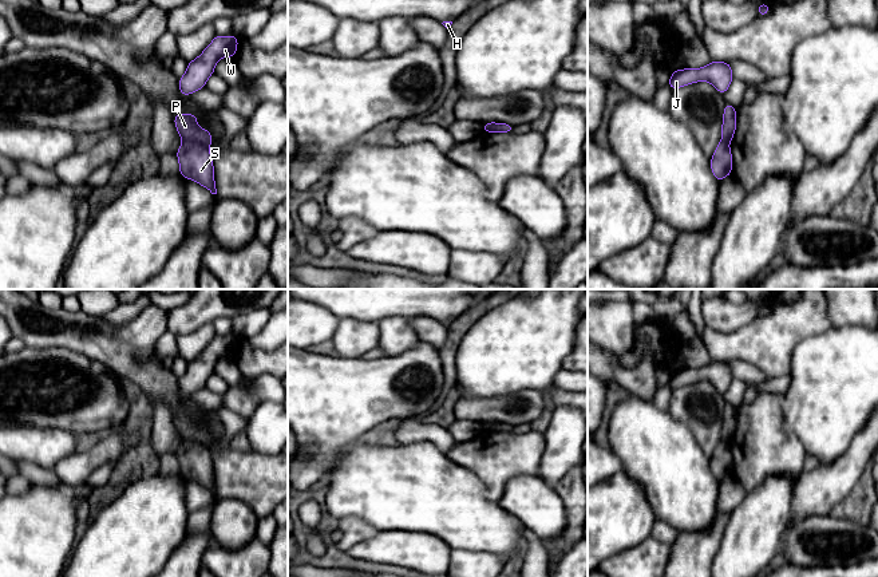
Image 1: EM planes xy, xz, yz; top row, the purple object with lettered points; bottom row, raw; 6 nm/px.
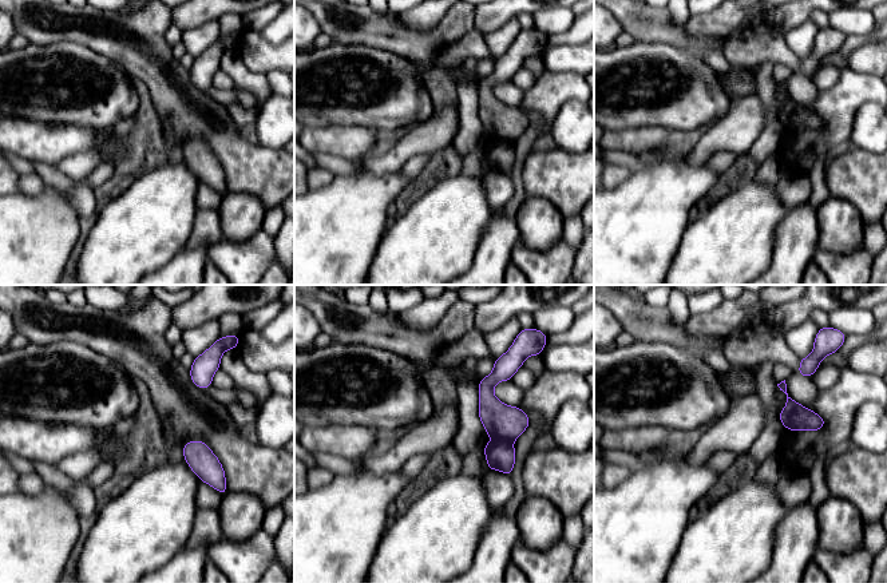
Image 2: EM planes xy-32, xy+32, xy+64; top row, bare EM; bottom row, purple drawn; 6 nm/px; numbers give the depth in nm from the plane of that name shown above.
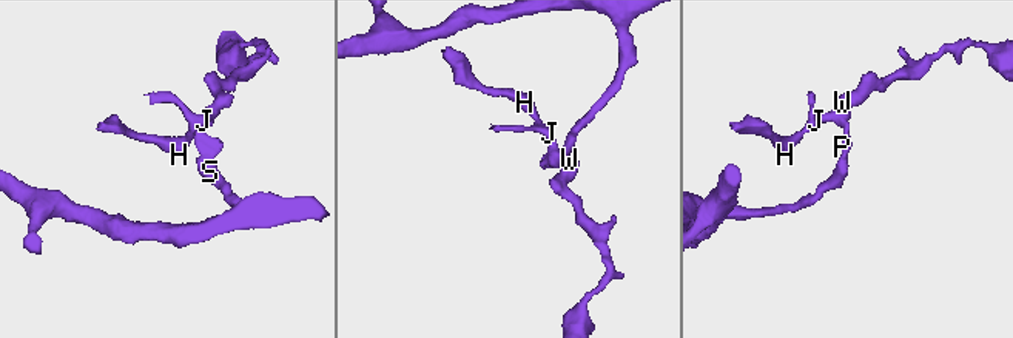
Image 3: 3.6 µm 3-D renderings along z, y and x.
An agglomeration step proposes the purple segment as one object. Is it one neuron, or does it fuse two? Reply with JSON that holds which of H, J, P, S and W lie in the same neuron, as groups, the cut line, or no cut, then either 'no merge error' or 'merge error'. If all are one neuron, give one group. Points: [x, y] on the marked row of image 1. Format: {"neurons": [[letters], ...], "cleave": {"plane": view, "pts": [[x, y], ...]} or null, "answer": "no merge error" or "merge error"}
{"neurons": [["H", "J", "P", "W"], ["S"]], "cleave": {"plane": "xy", "pts": [[182, 141], [193, 141], [206, 146]]}, "answer": "merge error"}

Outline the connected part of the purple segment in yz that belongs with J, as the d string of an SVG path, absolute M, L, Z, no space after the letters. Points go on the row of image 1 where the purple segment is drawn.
M713 60L701 68L673 70L667 82L672 90L692 84L696 82L709 82L720 94L725 94L733 79L731 64Z

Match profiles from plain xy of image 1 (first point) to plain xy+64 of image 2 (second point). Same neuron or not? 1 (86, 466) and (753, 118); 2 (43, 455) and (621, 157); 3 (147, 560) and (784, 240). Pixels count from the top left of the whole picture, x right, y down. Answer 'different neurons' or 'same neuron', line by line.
1: same neuron
2: different neurons
3: different neurons

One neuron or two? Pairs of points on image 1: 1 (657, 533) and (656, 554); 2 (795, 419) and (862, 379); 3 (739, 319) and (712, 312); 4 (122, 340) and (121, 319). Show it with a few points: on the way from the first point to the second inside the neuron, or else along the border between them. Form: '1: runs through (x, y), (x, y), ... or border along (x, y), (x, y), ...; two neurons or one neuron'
1: border along (651, 536), (669, 546); two neurons
2: runs through (811, 414), (846, 380); one neuron
3: runs through (732, 316), (719, 313); one neuron
4: border along (146, 307), (121, 325), (111, 325), (101, 317); two neurons

